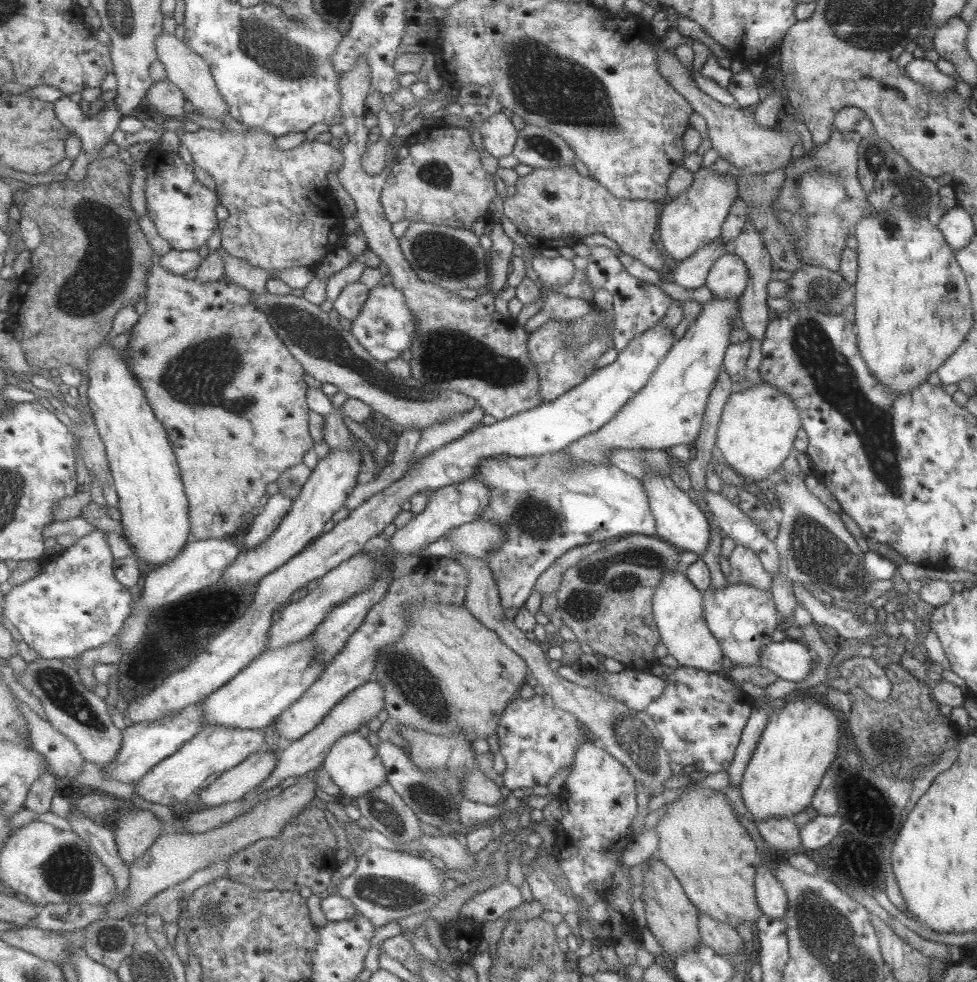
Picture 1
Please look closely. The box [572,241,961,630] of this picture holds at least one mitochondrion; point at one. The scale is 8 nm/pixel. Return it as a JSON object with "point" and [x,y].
{"point":[832,374]}

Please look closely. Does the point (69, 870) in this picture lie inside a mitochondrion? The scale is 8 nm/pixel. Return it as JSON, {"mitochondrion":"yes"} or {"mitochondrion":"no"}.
{"mitochondrion":"yes"}

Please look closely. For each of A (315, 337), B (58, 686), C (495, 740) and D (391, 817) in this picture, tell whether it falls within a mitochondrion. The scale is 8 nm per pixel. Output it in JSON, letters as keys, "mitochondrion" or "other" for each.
{"A":"mitochondrion","B":"mitochondrion","C":"other","D":"mitochondrion"}

